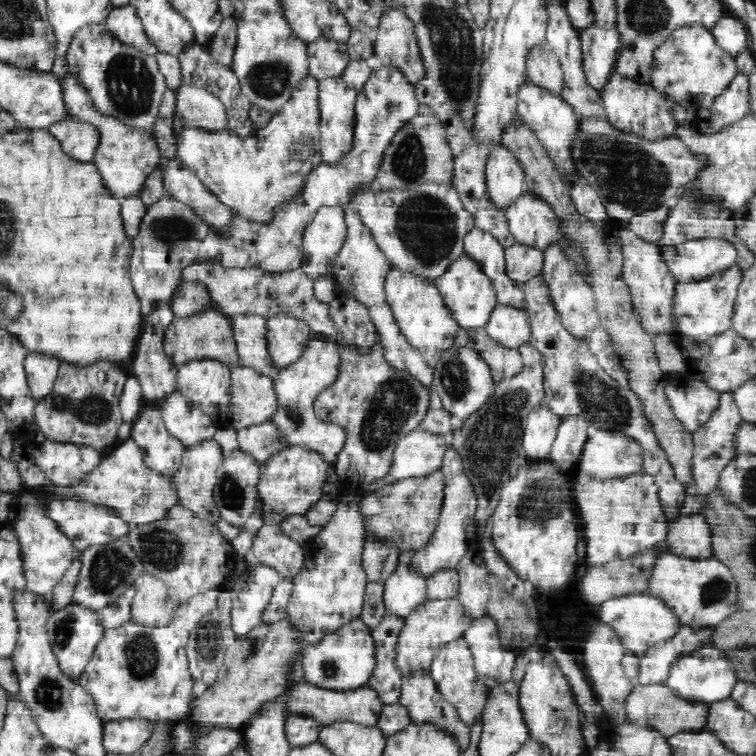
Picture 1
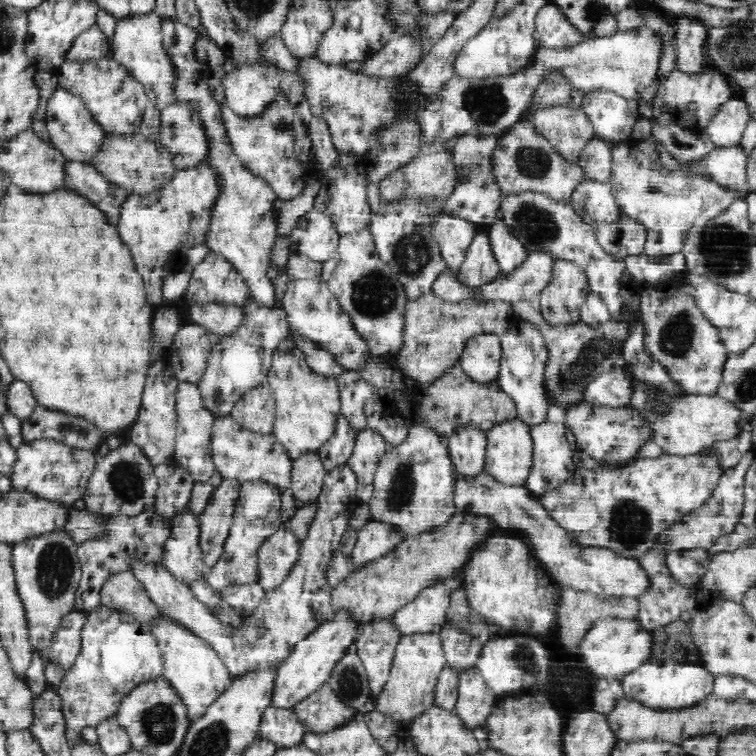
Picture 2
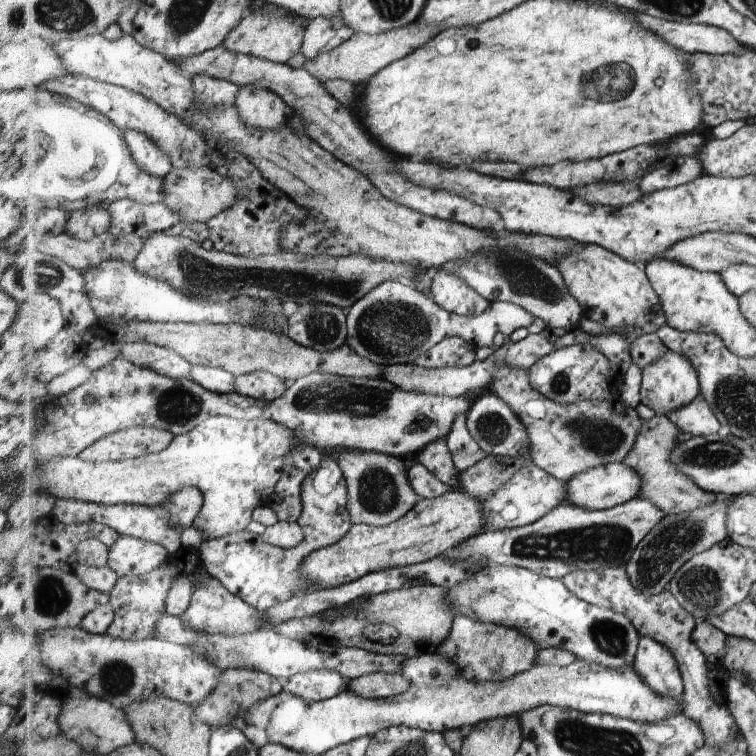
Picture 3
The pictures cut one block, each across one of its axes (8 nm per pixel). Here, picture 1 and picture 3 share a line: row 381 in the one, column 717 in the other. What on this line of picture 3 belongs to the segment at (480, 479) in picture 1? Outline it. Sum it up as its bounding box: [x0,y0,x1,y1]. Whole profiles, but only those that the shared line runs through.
[626,496,735,596]

